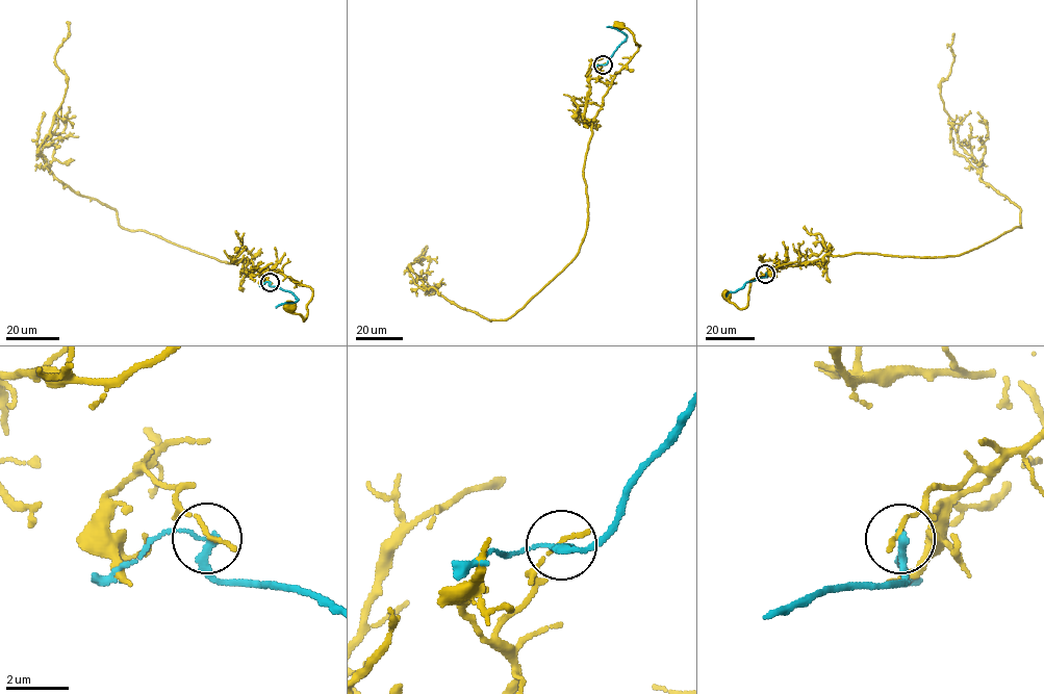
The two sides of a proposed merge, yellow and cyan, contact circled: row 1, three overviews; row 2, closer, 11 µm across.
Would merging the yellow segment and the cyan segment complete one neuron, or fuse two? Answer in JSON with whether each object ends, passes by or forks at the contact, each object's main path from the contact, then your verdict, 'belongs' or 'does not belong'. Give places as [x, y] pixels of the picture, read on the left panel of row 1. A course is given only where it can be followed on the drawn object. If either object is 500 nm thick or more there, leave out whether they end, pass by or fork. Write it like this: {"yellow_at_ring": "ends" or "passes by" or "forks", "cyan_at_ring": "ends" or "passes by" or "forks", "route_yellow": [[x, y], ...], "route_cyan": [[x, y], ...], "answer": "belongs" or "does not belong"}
{"yellow_at_ring": "ends", "cyan_at_ring": "passes by", "route_yellow": [[270, 282], [263, 273], [245, 272], [243, 264], [251, 261], [312, 290], [304, 320], [288, 306]], "route_cyan": [[270, 282], [298, 299], [276, 307]], "answer": "does not belong"}

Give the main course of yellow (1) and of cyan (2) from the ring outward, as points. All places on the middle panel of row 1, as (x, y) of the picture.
1: (603, 65), (599, 77), (589, 80), (585, 126), (601, 107), (614, 75), (639, 46), (617, 24)
2: (603, 65), (627, 35), (607, 26)

